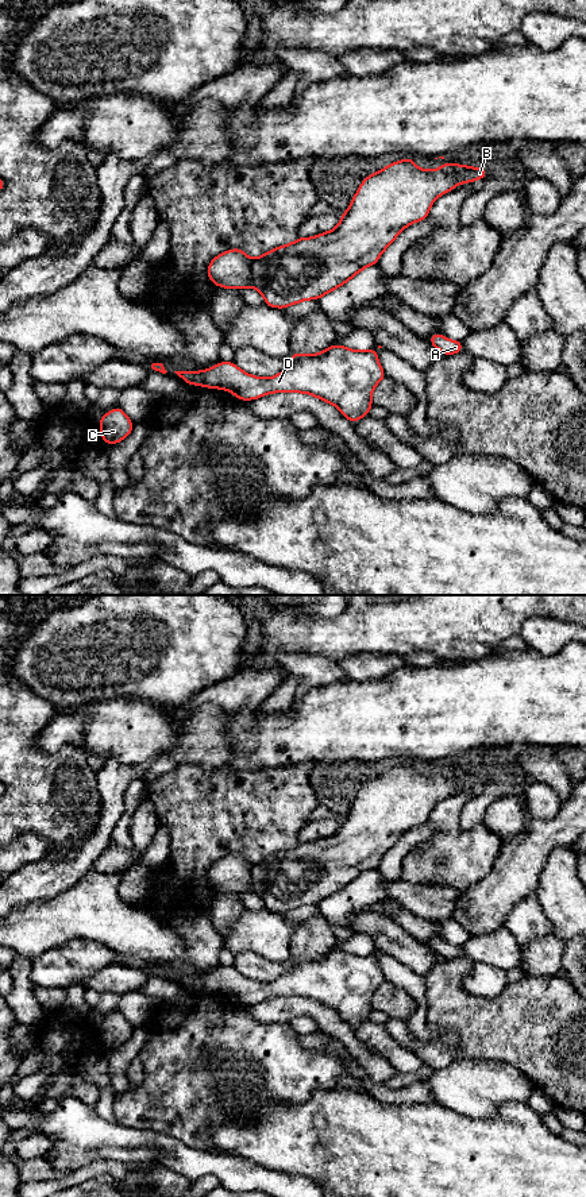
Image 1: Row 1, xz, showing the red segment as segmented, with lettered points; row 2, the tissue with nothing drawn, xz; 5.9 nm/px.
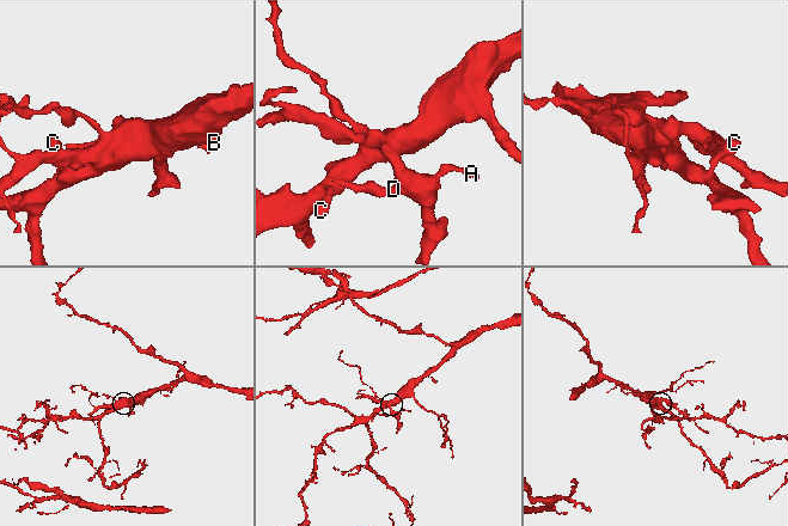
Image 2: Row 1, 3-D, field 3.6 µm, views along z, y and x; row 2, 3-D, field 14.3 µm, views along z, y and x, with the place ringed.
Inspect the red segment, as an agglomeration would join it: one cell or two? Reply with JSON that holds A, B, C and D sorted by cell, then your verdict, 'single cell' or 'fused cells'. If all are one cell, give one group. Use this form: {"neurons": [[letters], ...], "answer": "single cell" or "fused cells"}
{"neurons": [["A", "B", "C", "D"]], "answer": "single cell"}

